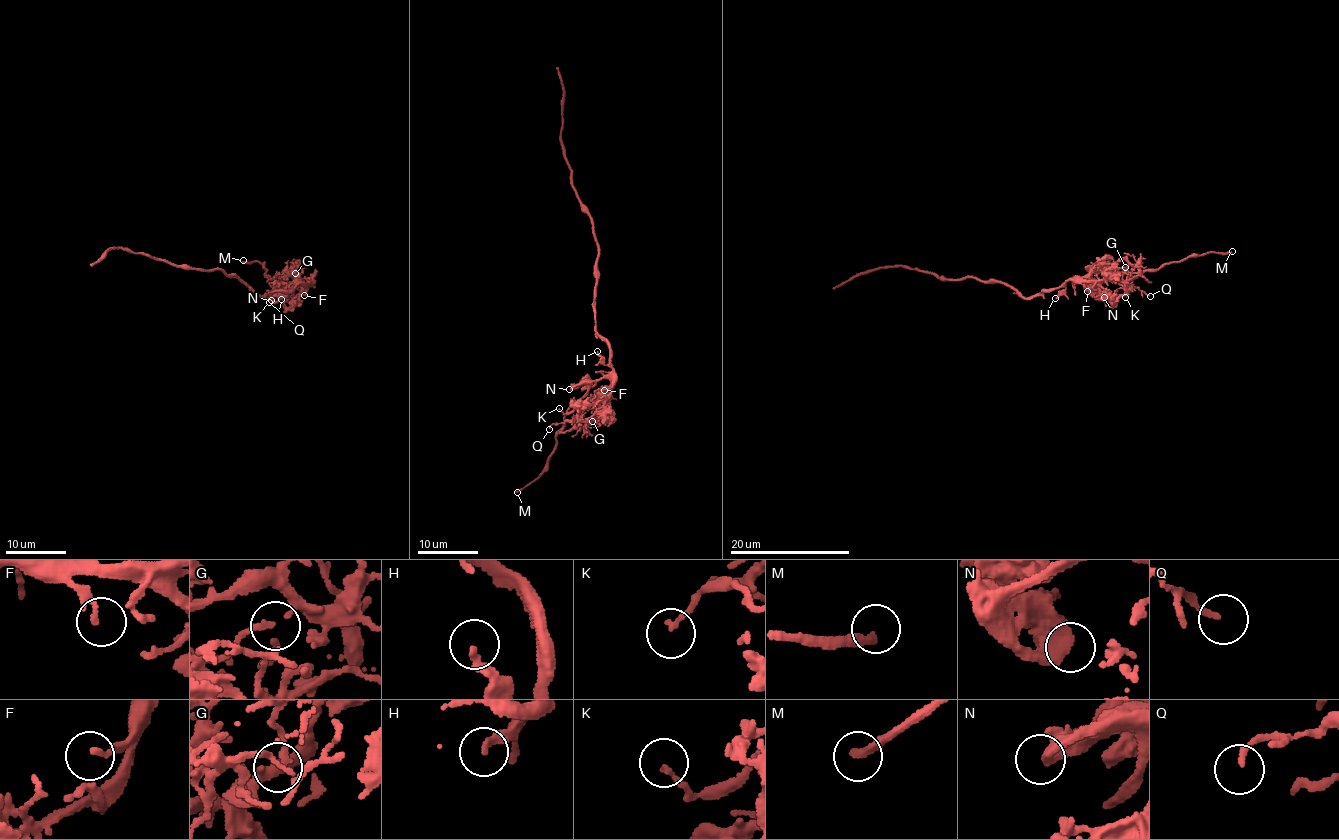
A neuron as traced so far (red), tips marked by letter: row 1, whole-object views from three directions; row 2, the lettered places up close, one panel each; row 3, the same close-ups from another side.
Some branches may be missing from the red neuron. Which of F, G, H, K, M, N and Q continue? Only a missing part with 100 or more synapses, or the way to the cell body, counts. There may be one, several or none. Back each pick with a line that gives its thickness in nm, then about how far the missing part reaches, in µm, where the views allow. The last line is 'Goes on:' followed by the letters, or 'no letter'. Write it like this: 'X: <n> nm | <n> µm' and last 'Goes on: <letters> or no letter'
M: 280 nm | 15 µm
Goes on: M

